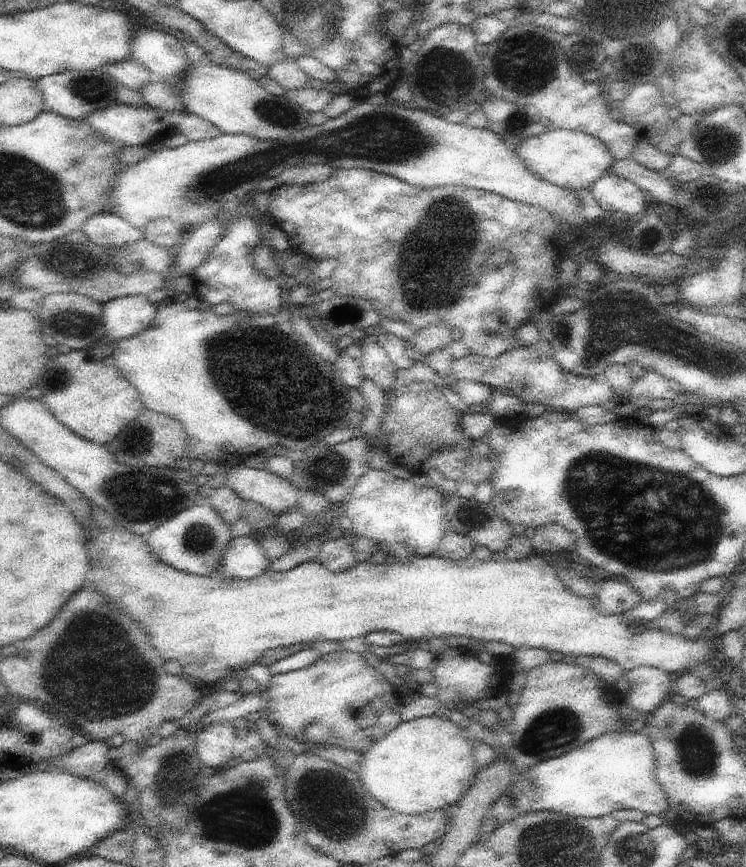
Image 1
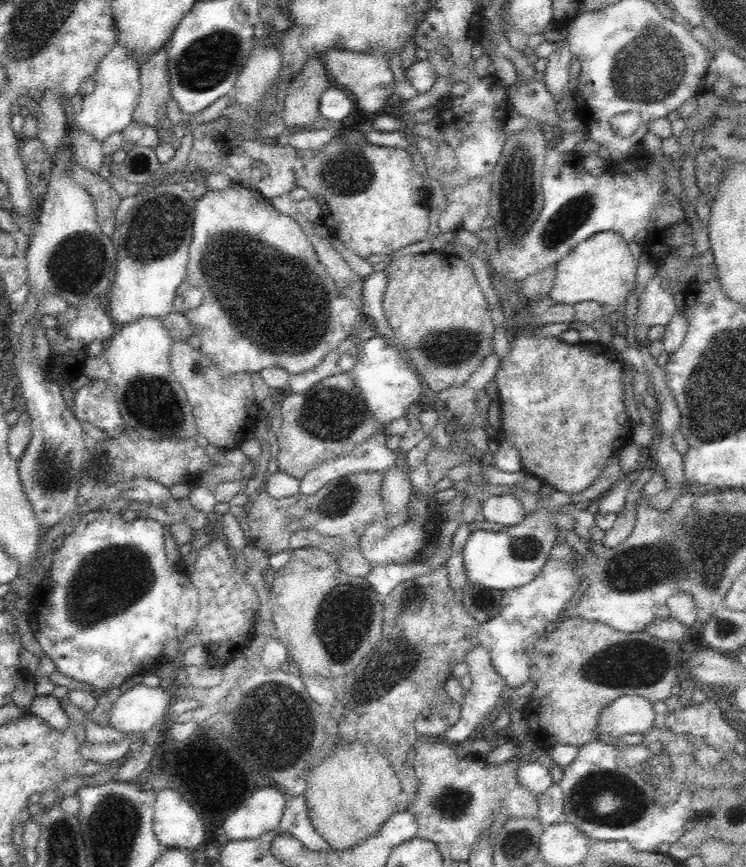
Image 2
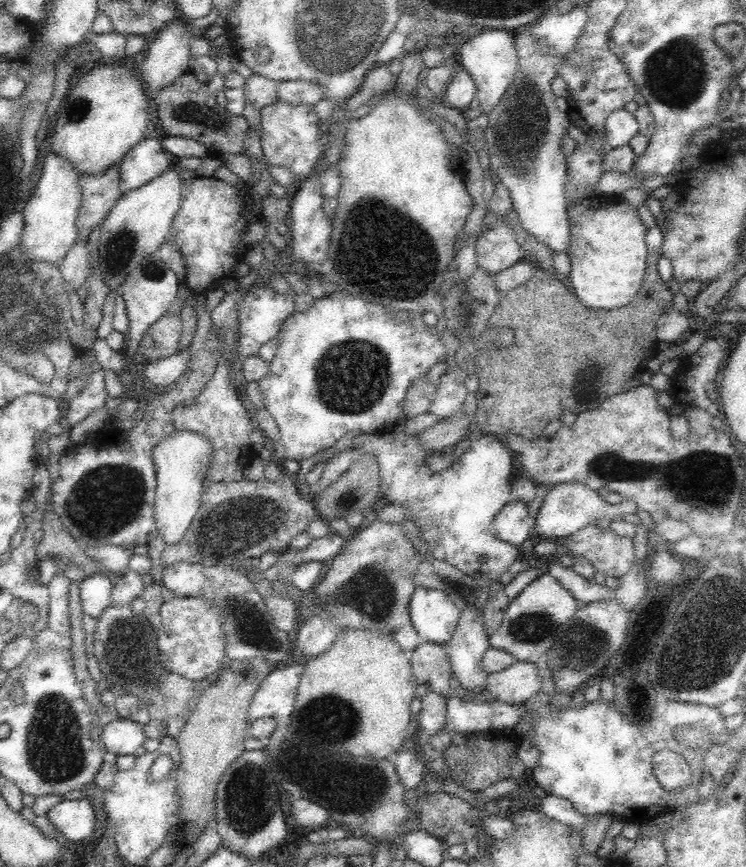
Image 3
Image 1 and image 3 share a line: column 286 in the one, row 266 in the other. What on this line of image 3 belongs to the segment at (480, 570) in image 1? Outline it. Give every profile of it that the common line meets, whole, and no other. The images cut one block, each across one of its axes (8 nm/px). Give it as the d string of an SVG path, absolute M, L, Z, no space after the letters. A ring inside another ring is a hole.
M594 194L568 208L571 237L566 252L571 260L571 271L566 281L573 293L588 308L620 308L627 305L642 286L647 269L646 233L637 208L630 205L623 195Z

